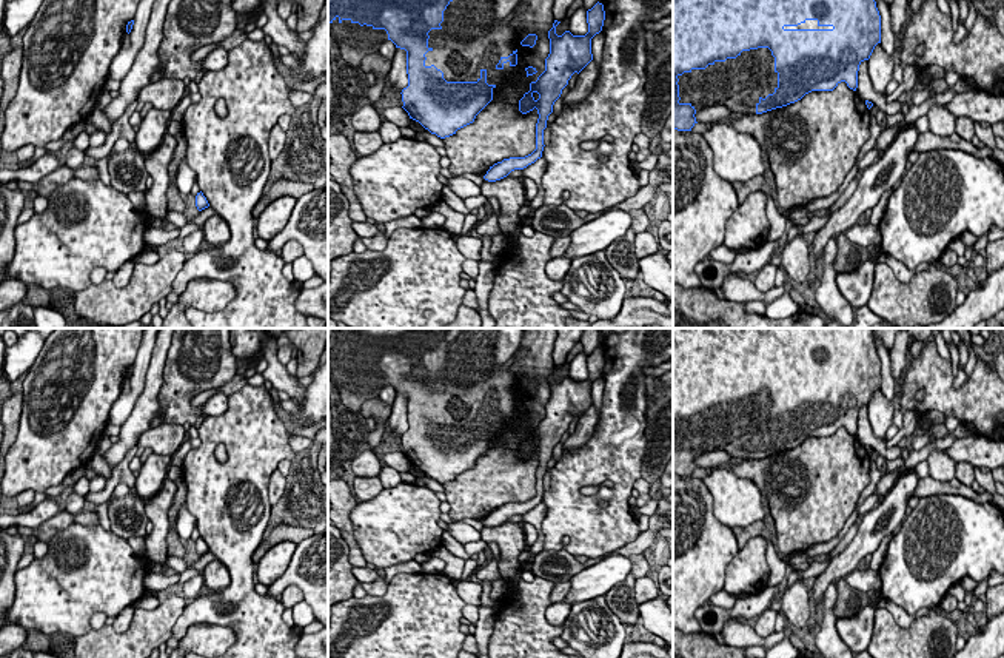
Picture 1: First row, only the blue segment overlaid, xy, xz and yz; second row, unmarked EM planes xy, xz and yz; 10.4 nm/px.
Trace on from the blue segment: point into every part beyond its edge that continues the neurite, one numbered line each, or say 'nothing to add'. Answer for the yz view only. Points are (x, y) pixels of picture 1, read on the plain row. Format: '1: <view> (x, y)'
1: yz (738, 429)

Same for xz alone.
1: xz (470, 386)

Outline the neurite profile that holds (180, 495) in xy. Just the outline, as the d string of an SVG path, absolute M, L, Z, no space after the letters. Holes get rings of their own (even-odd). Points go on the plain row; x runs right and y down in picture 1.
M180 475L174 482L177 485L177 492L174 496L174 504L172 504L171 510L168 512L169 521L177 519L179 509L186 502L186 482L185 482L183 476Z

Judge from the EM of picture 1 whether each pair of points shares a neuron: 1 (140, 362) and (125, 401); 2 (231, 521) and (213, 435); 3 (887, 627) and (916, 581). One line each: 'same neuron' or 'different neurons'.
1: same neuron
2: same neuron
3: different neurons

